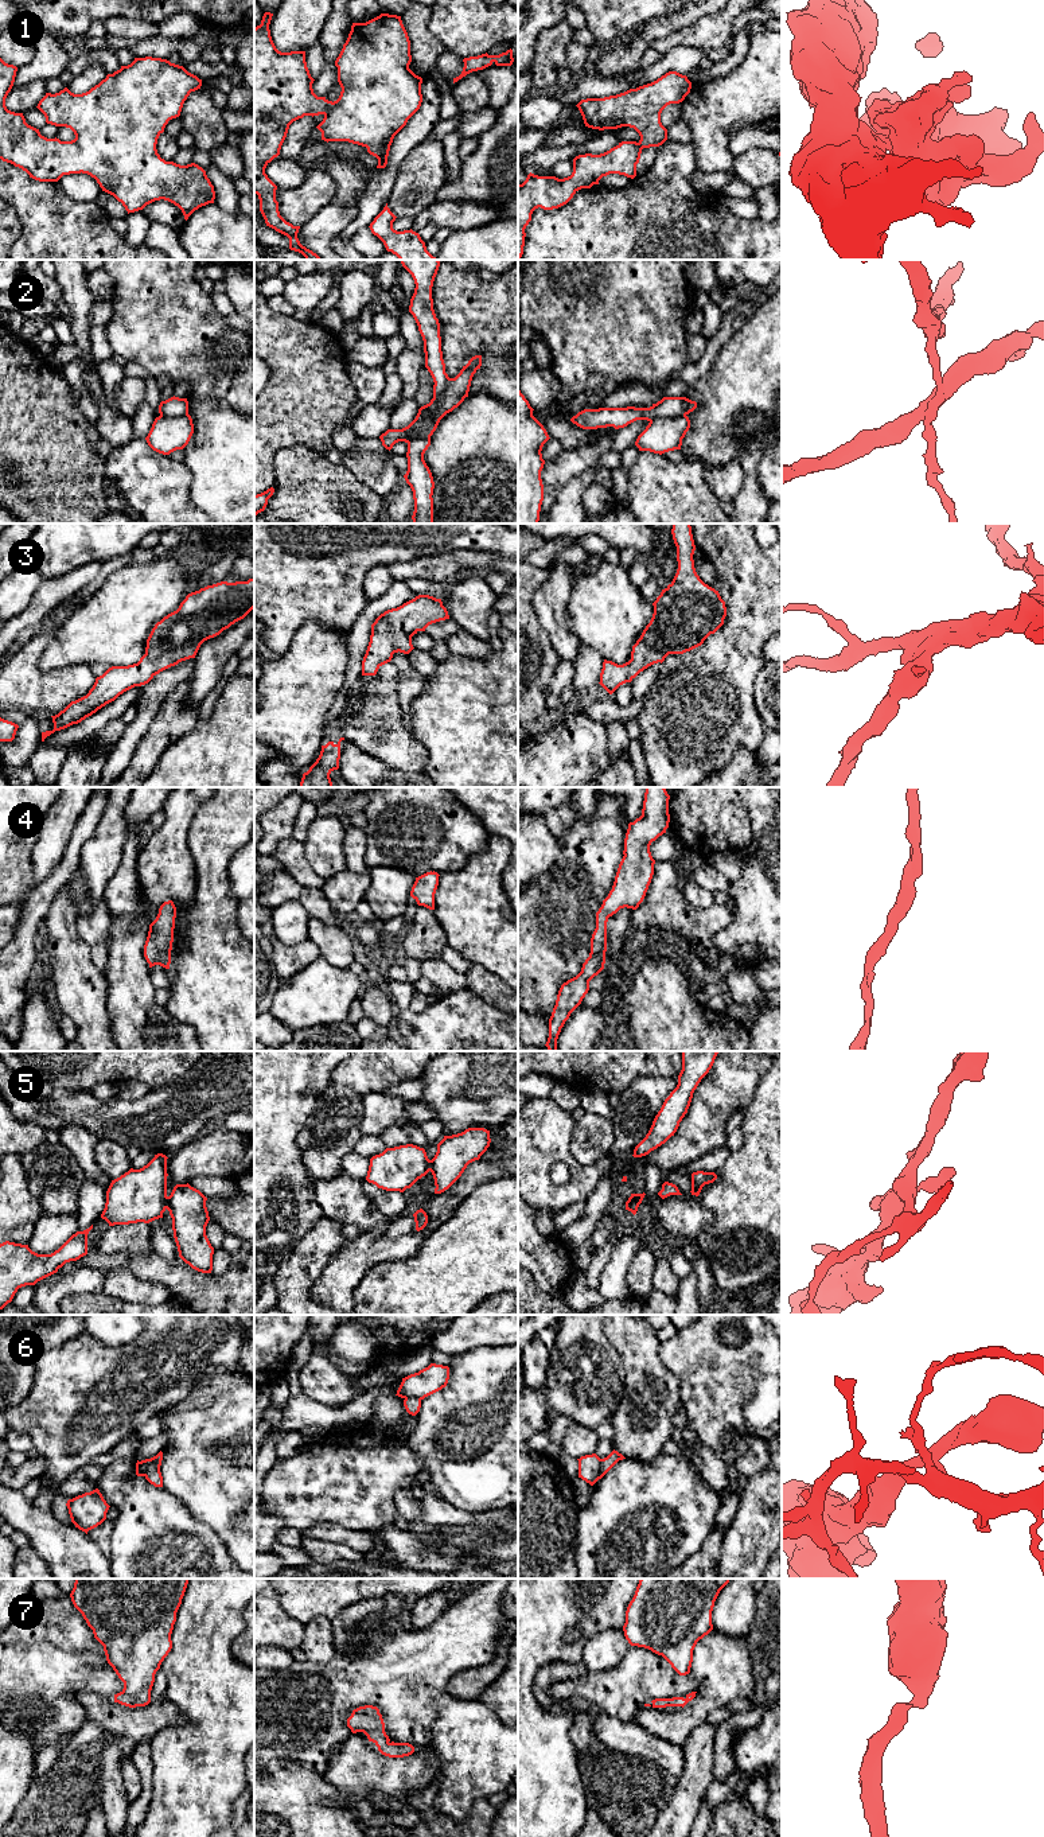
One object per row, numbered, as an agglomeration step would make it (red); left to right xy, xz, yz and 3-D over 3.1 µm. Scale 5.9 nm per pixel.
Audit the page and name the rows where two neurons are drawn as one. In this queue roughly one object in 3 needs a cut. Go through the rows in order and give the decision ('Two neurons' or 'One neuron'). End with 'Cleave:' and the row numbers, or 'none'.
1: One neuron
2: Two neurons
3: One neuron
4: One neuron
5: Two neurons
6: Two neurons
7: One neuron
Cleave: 2, 5, 6

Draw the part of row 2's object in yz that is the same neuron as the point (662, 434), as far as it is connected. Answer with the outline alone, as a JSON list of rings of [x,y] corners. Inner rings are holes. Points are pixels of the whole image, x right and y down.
[[[687,416],[657,417],[638,436],[635,445],[639,451],[650,451],[659,455],[681,449],[682,439],[689,428],[690,420]]]

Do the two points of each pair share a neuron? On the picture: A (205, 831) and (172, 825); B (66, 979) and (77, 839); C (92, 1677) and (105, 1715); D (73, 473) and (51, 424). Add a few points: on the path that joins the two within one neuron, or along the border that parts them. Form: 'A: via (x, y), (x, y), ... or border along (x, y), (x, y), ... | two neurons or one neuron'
A: border along (206, 801), (187, 833), (193, 859) | two neurons
B: border along (65, 883), (45, 918) | two neurons
C: border along (74, 1696), (82, 1692), (96, 1692), (106, 1697) | two neurons
D: via (61, 460), (51, 451), (51, 436) | one neuron

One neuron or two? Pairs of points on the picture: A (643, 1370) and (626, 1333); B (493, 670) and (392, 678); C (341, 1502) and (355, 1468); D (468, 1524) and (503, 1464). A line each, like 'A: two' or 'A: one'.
A: one
B: two
C: one
D: two

